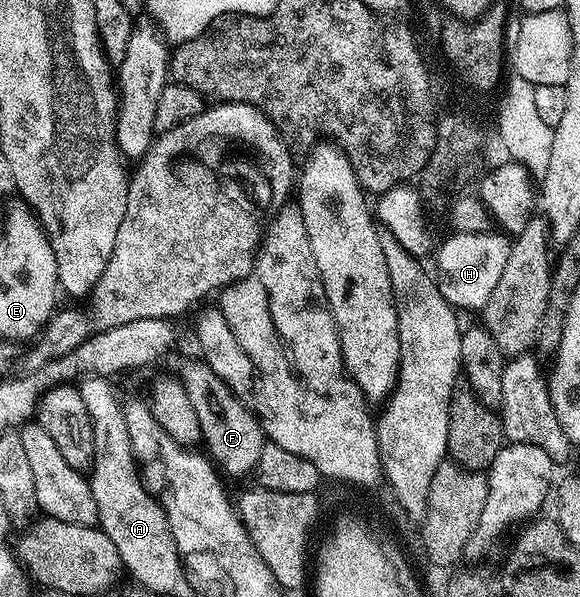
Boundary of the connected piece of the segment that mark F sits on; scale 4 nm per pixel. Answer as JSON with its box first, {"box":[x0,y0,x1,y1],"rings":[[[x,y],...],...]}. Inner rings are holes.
{"box":[182,359,266,477],"rings":[[[196,359],[193,365],[188,365],[182,372],[182,380],[186,387],[186,395],[190,395],[190,403],[194,403],[194,411],[200,420],[200,435],[203,444],[208,444],[206,453],[209,458],[225,474],[229,473],[232,477],[240,477],[243,473],[251,474],[258,463],[258,455],[262,455],[262,447],[266,443],[264,430],[258,420],[257,414],[251,413],[244,406],[245,402],[226,387],[226,383],[222,383],[222,379],[218,379],[218,375],[214,375],[214,371],[210,371],[210,367],[204,364],[203,360]]]}

